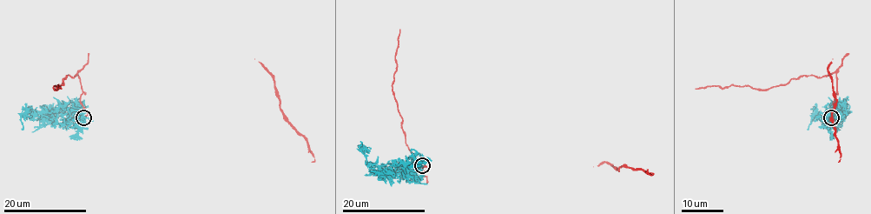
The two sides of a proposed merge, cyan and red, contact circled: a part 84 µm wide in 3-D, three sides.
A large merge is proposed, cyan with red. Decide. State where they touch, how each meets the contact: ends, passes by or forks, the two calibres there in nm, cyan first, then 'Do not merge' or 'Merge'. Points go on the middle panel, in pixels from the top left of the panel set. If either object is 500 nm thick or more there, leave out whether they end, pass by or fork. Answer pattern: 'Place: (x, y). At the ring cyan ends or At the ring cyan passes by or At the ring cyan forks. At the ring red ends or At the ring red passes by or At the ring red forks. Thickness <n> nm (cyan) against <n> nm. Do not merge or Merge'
Place: (422, 165). At the ring cyan ends. At the ring red ends. Thickness 260 nm (cyan) against 180 nm. Do not merge

